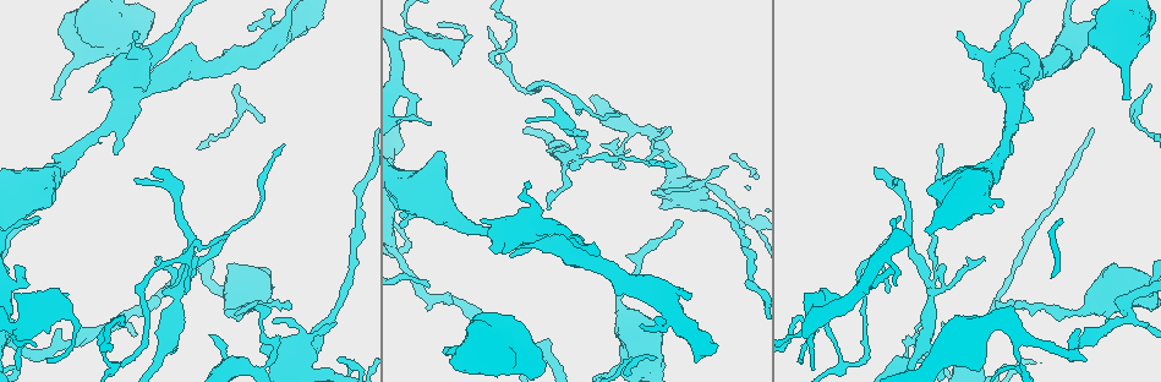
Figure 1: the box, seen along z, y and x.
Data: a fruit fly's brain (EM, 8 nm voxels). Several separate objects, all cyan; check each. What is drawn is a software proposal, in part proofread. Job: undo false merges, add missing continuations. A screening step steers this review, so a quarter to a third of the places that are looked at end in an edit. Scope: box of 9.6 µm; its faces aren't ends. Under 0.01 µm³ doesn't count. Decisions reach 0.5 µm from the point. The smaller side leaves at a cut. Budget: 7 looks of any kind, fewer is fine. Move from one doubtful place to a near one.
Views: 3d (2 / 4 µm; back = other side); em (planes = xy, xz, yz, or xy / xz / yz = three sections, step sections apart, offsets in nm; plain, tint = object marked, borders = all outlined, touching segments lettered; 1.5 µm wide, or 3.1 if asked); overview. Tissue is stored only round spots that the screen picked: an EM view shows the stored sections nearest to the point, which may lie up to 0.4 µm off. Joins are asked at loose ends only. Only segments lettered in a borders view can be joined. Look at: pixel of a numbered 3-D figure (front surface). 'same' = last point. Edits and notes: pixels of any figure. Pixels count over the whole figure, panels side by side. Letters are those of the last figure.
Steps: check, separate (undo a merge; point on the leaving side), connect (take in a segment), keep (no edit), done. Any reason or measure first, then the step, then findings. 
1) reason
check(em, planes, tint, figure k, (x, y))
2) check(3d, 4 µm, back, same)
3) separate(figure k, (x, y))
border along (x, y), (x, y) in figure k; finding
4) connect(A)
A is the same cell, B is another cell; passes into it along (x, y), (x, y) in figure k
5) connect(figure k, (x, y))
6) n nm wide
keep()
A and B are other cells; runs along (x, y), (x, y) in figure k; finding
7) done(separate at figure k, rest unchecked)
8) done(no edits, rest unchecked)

free end
check(em, planes, borders, figure 1, (443, 353))

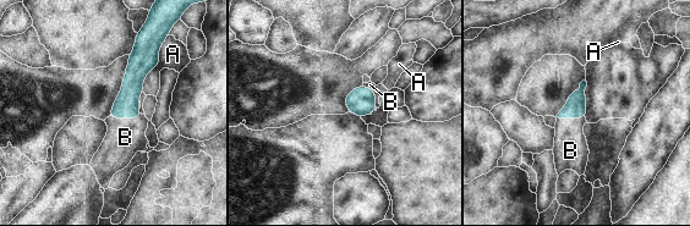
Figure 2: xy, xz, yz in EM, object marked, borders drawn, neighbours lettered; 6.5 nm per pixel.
connect(B)
B is the same cell, A is another cell; passes into it along (126, 105), (125, 117), (125, 137) in figure 2; the neuron continues

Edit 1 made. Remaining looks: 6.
see it whole again
check(overview)

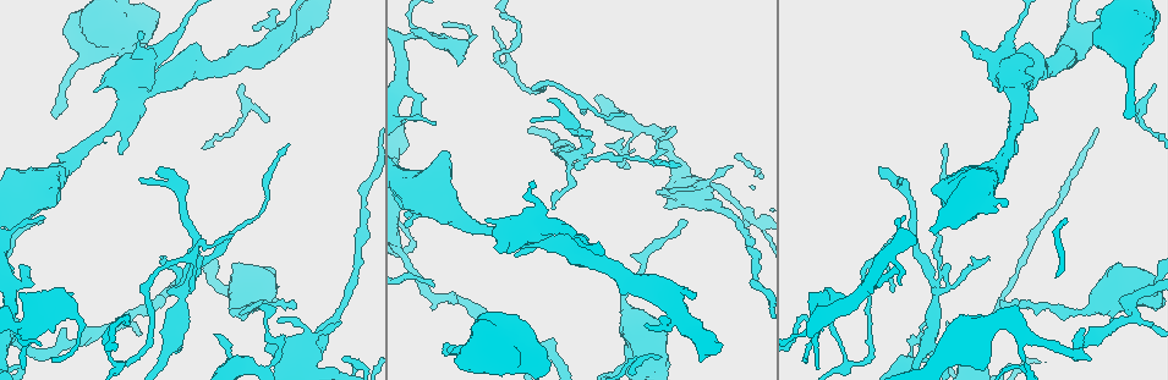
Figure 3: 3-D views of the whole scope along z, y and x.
tapers out
check(3d, 4 µm, back, figure 3, (158, 175))

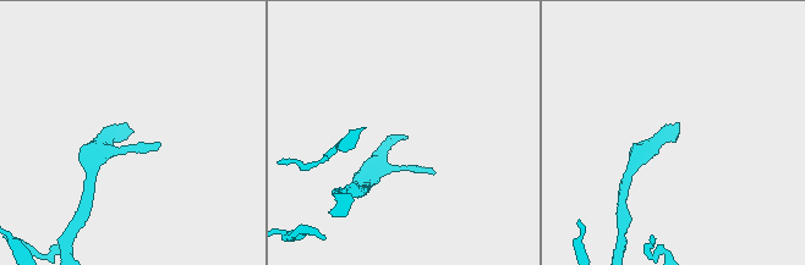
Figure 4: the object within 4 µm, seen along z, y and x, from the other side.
check(em, yz, step 4, tint, figure 4, (405, 136))

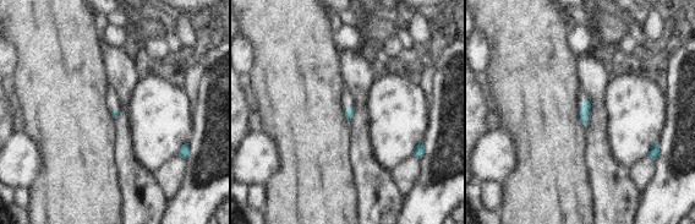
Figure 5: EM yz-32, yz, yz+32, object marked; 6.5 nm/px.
see the neighbours
check(em, yz, step 4, borders, same)

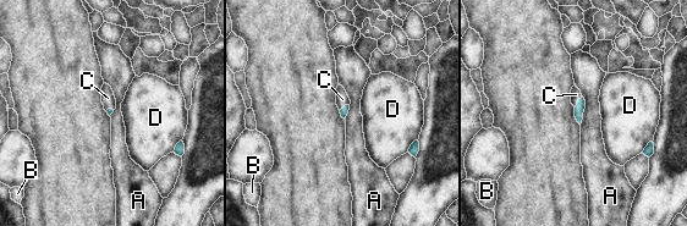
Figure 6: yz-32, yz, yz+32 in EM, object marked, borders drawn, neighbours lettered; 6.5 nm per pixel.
connect(C)
C is the same cell, A, B and D are other cells; it goes on there

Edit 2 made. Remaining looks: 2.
done(connect at figure 2, connect at figure 6, rest unchecked)

